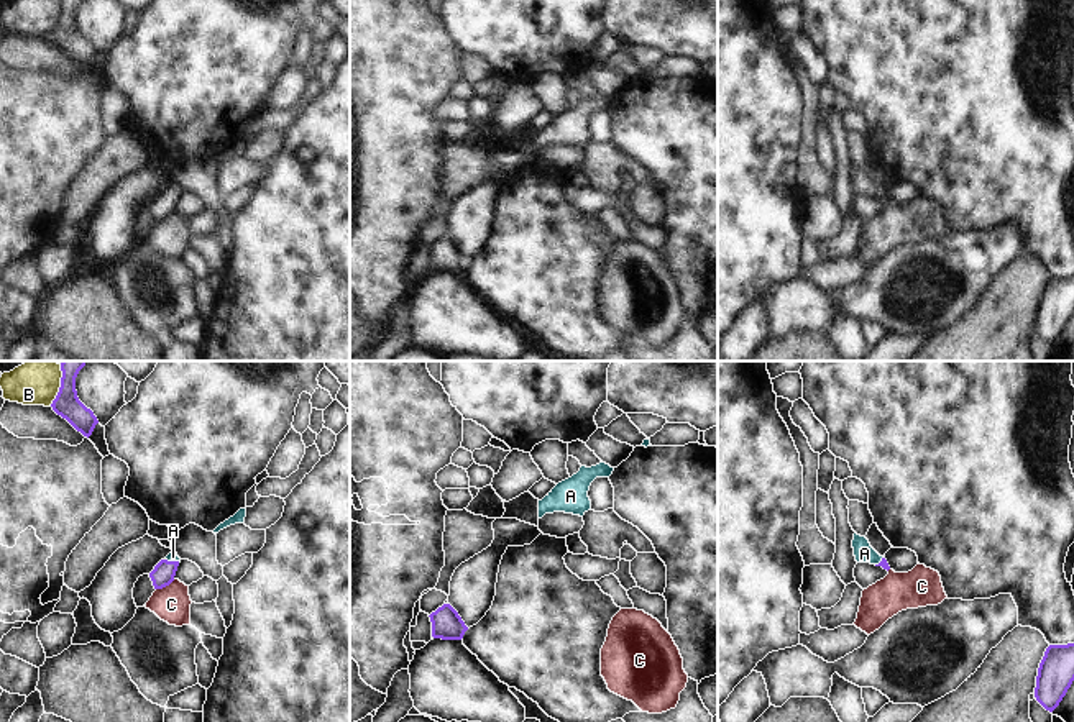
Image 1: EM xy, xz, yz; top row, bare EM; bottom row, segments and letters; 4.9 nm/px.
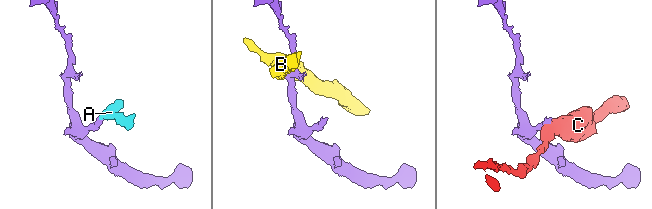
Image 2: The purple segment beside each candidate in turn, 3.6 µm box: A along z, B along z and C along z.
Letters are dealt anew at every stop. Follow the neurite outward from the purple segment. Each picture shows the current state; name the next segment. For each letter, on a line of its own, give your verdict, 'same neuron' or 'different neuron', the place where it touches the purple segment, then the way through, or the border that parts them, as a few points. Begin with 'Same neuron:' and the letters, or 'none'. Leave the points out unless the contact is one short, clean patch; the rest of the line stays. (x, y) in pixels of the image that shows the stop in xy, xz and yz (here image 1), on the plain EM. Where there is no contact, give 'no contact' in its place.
Same neuron: A
A: same neuron; contact xy (173, 194); way xy (163, 207), (173, 194), (173, 189)
B: different neuron; contact xy (61, 18)
C: different neuron; contact xy (165, 219); border xy (174, 212), (156, 222)

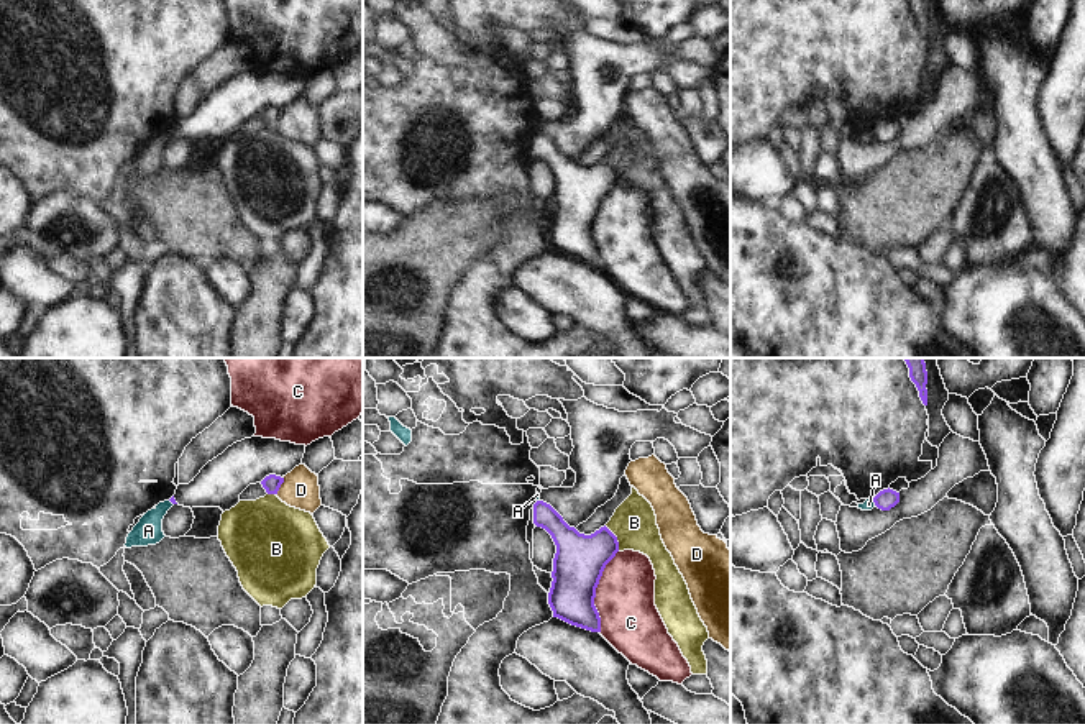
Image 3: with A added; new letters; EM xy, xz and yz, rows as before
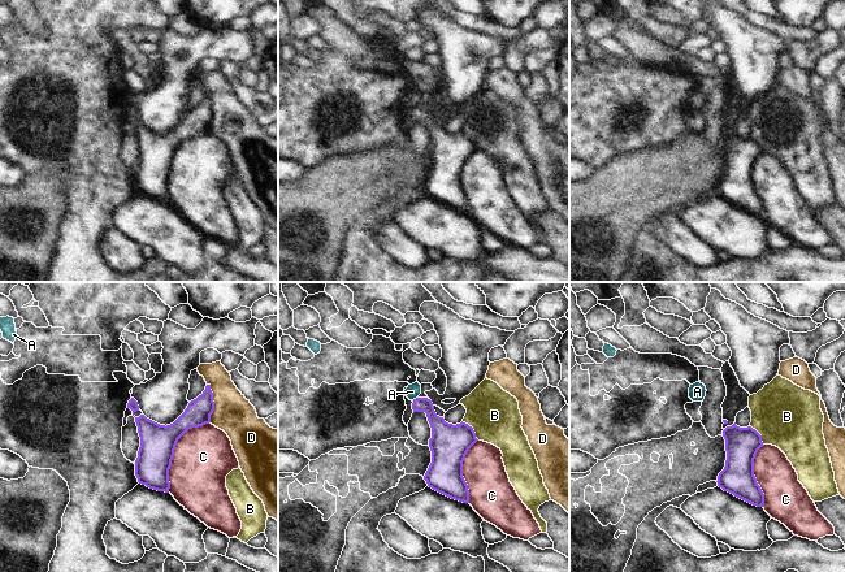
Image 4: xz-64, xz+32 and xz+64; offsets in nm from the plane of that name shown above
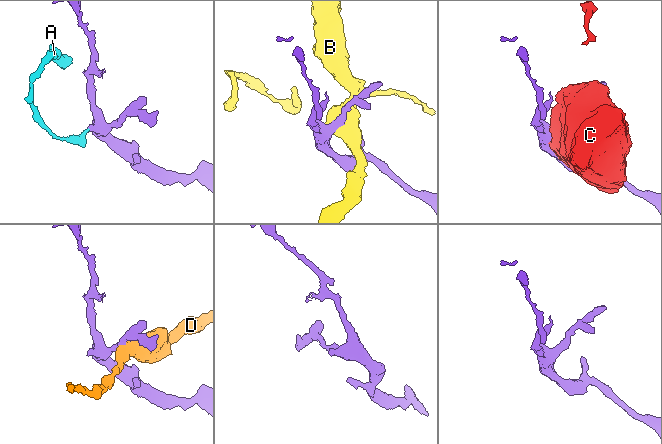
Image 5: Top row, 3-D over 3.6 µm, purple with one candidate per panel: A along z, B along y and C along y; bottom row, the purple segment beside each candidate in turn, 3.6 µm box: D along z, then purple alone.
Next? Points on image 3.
Same neuron: none
A: different neuron; contact yz (874, 133); border yz (872, 132), (875, 137)
B: different neuron; contact xz (616, 171); border xz (604, 158), (616, 169), (619, 183)
C: different neuron; contact xz (595, 224)
D: different neuron; contact xy (279, 119); border xy (283, 109), (276, 127)

